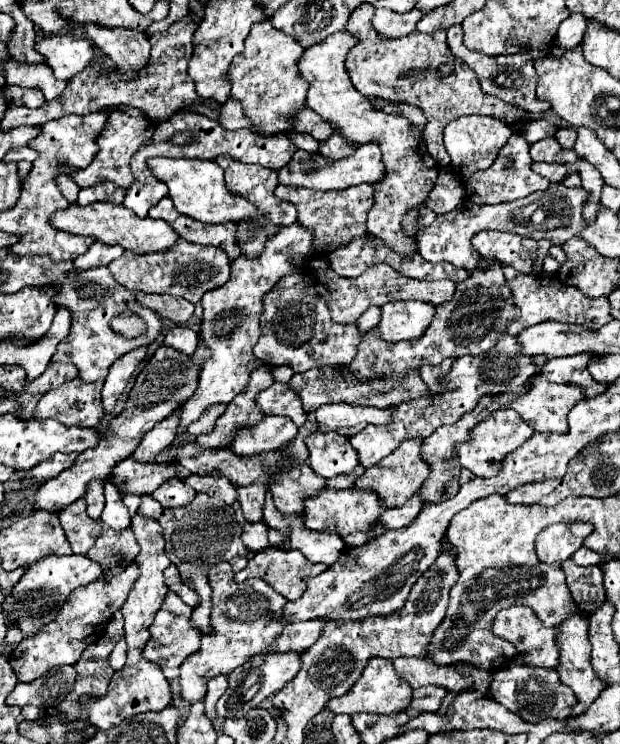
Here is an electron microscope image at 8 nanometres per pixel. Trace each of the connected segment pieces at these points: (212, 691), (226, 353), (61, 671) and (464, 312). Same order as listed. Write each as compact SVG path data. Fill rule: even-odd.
M219 674L219 676L213 676L209 680L209 688L207 688L207 694L203 698L203 706L205 706L205 714L209 720L215 720L217 718L217 710L215 710L215 704L217 700L221 698L221 694L227 690L227 676Z
M293 222L291 226L281 226L275 236L267 238L265 248L259 256L255 258L239 256L233 260L231 278L227 284L203 294L201 336L203 336L203 344L211 350L211 356L203 364L203 370L199 376L199 388L195 396L191 396L191 400L187 400L187 404L181 408L177 440L183 438L183 434L187 432L187 426L195 422L207 406L229 404L247 386L249 374L261 366L261 362L253 354L253 348L261 336L259 318L263 314L263 296L271 292L279 276L287 276L295 272L305 274L307 272L305 266L315 258L321 258L319 252L313 250L313 240L315 240L313 230L301 226L299 222ZM289 260L297 260L297 268Z
M57 666L29 684L17 684L17 688L7 696L7 704L9 706L33 704L37 708L57 708L73 690L75 676L77 672L73 666Z
M493 262L487 268L475 268L467 280L457 282L453 298L435 306L435 316L421 338L387 344L379 340L377 332L369 332L359 344L357 356L349 364L349 368L359 380L367 380L377 374L403 378L409 368L419 368L421 360L439 364L445 358L459 358L465 354L479 356L489 352L497 344L499 336L507 332L507 326L517 318L519 308L515 308L507 282L503 284L503 268L499 266L499 262Z

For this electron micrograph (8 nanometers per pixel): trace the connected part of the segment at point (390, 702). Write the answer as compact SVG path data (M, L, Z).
M371 660L363 674L359 676L355 688L351 692L331 698L327 702L327 708L335 714L355 714L355 712L371 712L371 714L393 714L393 712L403 712L409 708L413 700L413 690L411 686L401 680L393 670L391 670L391 660Z

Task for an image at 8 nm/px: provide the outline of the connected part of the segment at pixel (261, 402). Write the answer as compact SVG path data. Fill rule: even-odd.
M275 382L267 390L259 392L257 406L265 416L287 416L297 426L303 426L307 420L307 414L301 408L301 398L287 384Z

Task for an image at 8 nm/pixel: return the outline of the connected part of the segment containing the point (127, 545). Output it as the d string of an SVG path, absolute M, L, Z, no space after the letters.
M131 528L125 530L105 530L95 546L87 552L87 558L99 562L103 566L103 574L111 576L119 564L127 564L135 560L139 554L139 544L131 532Z

